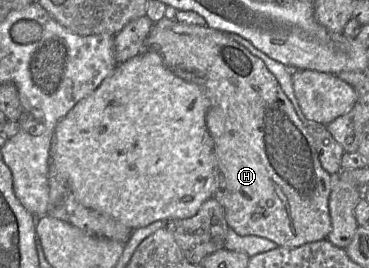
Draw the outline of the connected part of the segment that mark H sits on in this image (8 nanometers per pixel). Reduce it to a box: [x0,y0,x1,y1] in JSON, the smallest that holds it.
[145,17,331,247]

